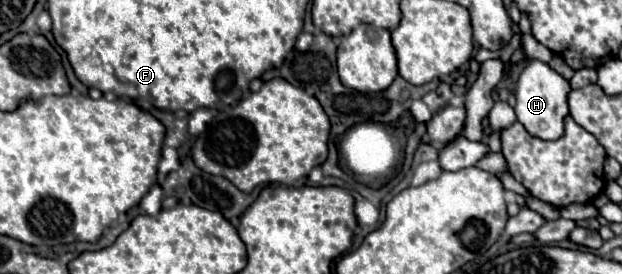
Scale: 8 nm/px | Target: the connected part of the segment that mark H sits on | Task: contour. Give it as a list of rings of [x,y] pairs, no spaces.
[[[530,60],[528,66],[522,70],[518,84],[516,84],[516,118],[522,122],[528,134],[540,140],[558,140],[564,136],[564,120],[570,114],[566,96],[570,92],[568,80],[564,80],[558,72],[554,72],[548,64],[540,60]]]

